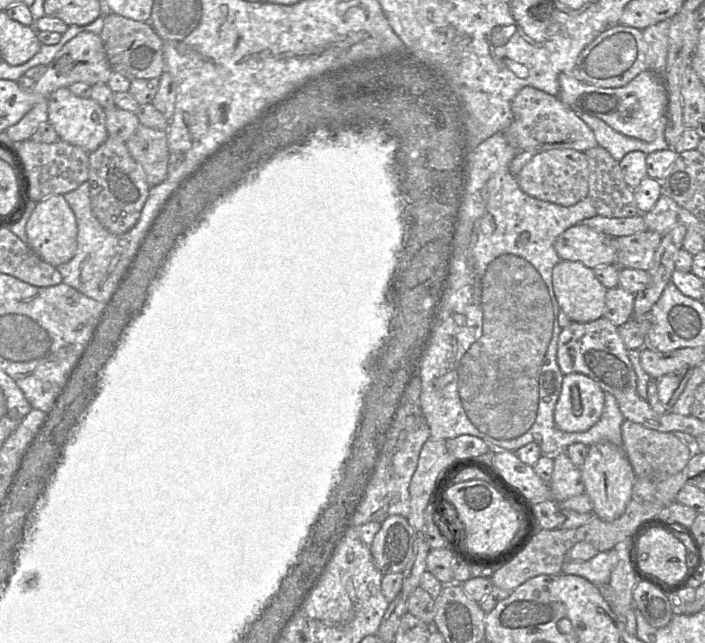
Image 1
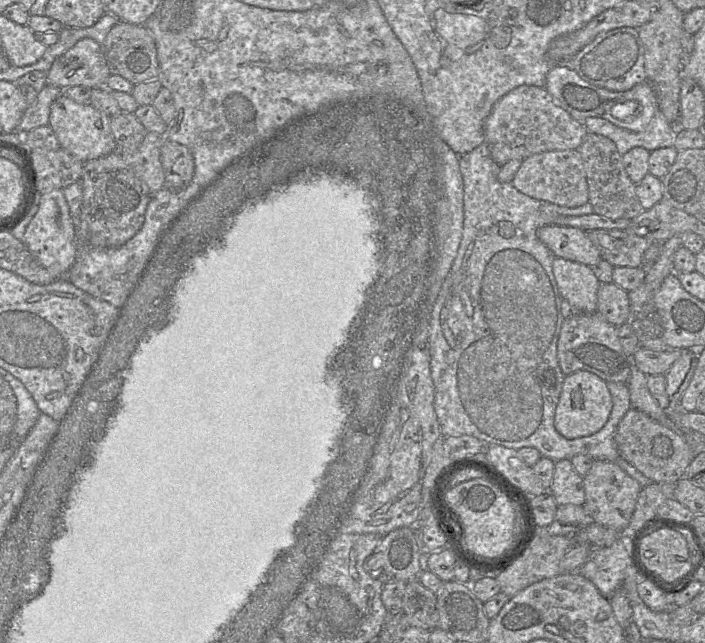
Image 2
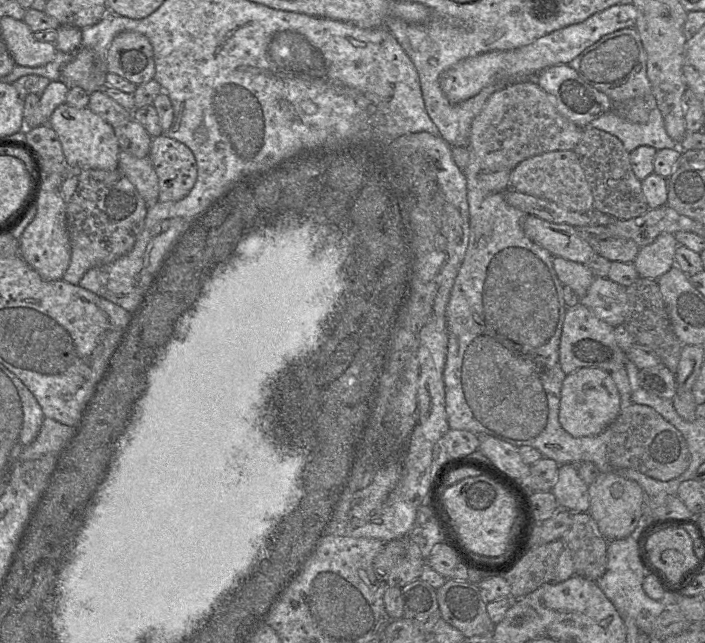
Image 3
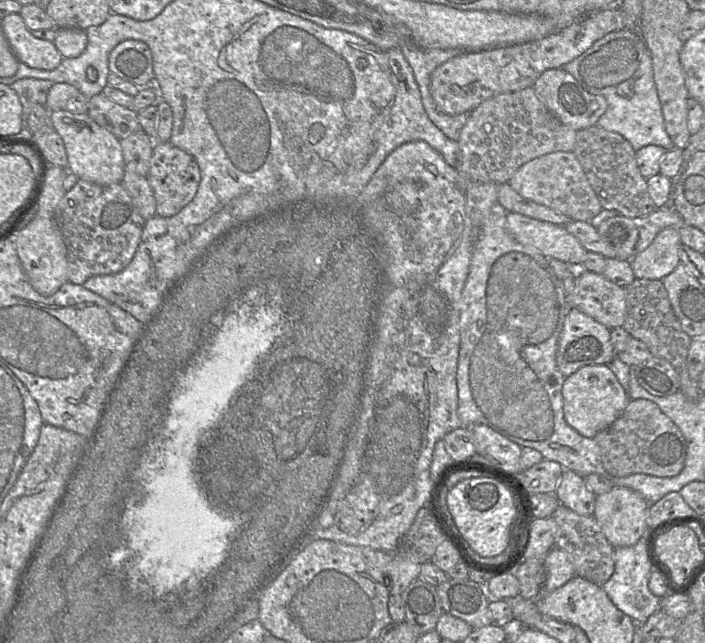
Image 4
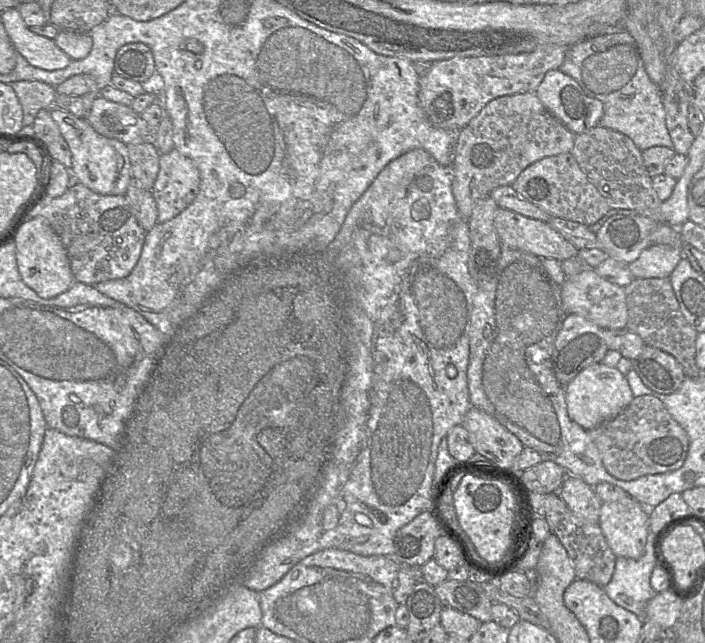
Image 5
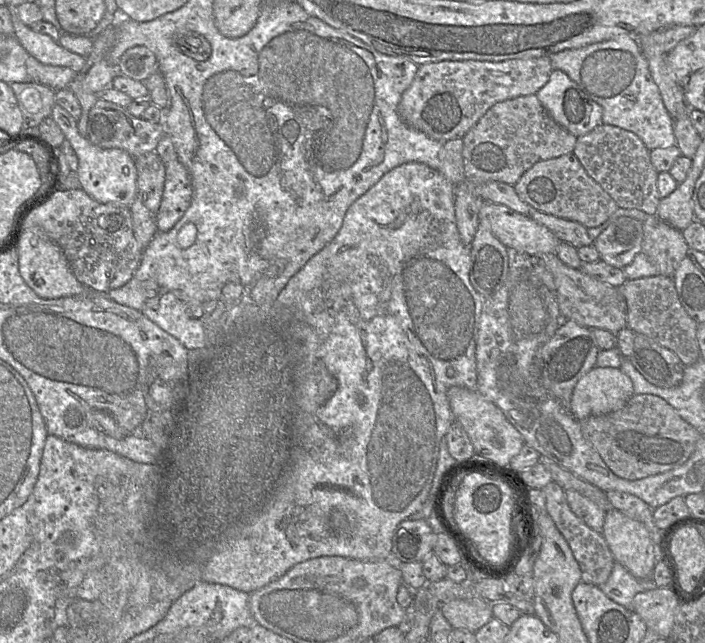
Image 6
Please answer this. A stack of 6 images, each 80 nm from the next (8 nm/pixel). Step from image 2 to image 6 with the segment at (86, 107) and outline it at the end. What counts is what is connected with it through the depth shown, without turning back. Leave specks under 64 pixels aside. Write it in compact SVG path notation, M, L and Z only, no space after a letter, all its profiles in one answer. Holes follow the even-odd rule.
M58 104L54 105L51 116L77 155L78 170L76 173L81 188L100 203L111 203L130 208L138 197L137 170L134 158L122 149L103 149L91 143L87 137L79 133L78 121Z

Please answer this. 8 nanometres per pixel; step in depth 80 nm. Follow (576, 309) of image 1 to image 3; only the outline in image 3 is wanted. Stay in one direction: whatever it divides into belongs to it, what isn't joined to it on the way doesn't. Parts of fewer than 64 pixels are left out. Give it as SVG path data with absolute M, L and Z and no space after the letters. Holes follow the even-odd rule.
M553 257L552 265L564 286L570 287L580 299L586 295L595 278L586 265L561 257Z

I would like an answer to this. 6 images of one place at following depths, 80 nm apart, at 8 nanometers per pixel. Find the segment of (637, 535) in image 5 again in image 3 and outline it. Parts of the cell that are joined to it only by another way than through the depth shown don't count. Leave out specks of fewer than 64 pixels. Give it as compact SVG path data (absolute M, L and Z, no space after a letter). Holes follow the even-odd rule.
M615 470L600 472L588 485L588 493L588 513L607 541L627 538L639 527L643 513L644 491L635 481L618 475Z

